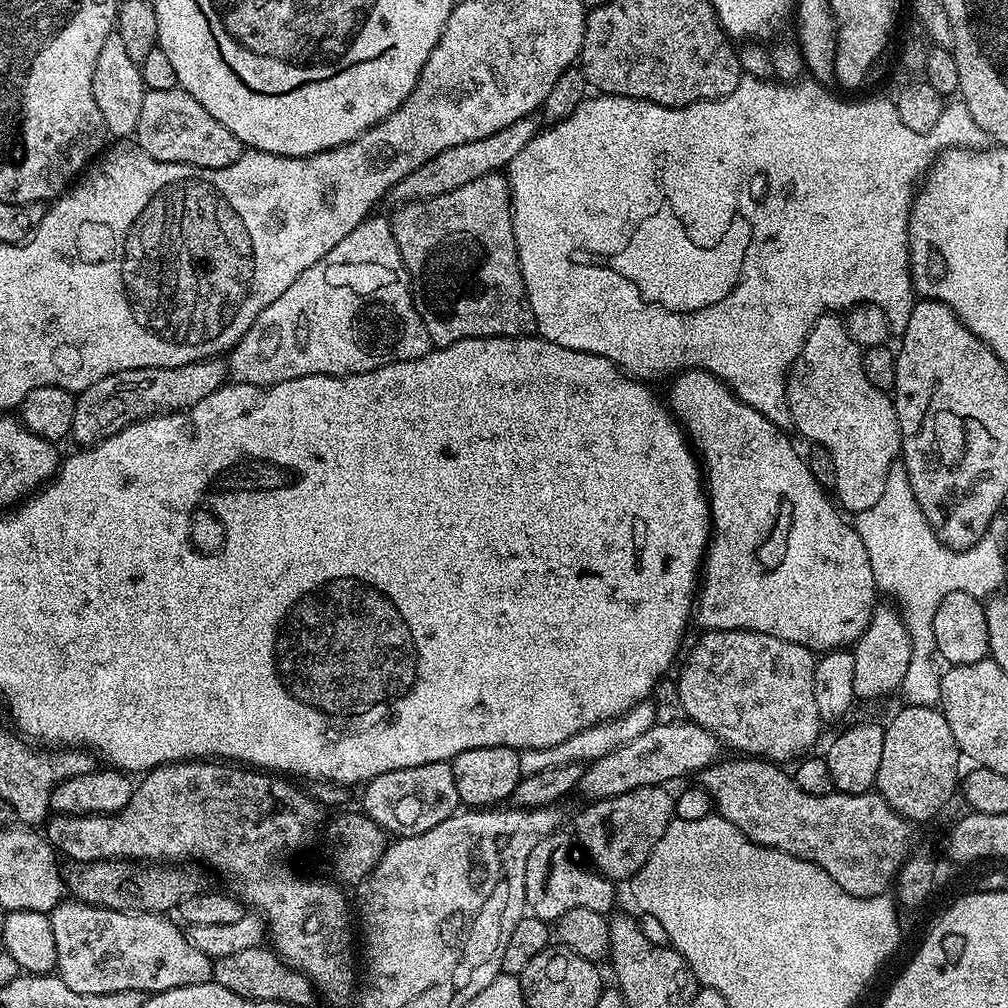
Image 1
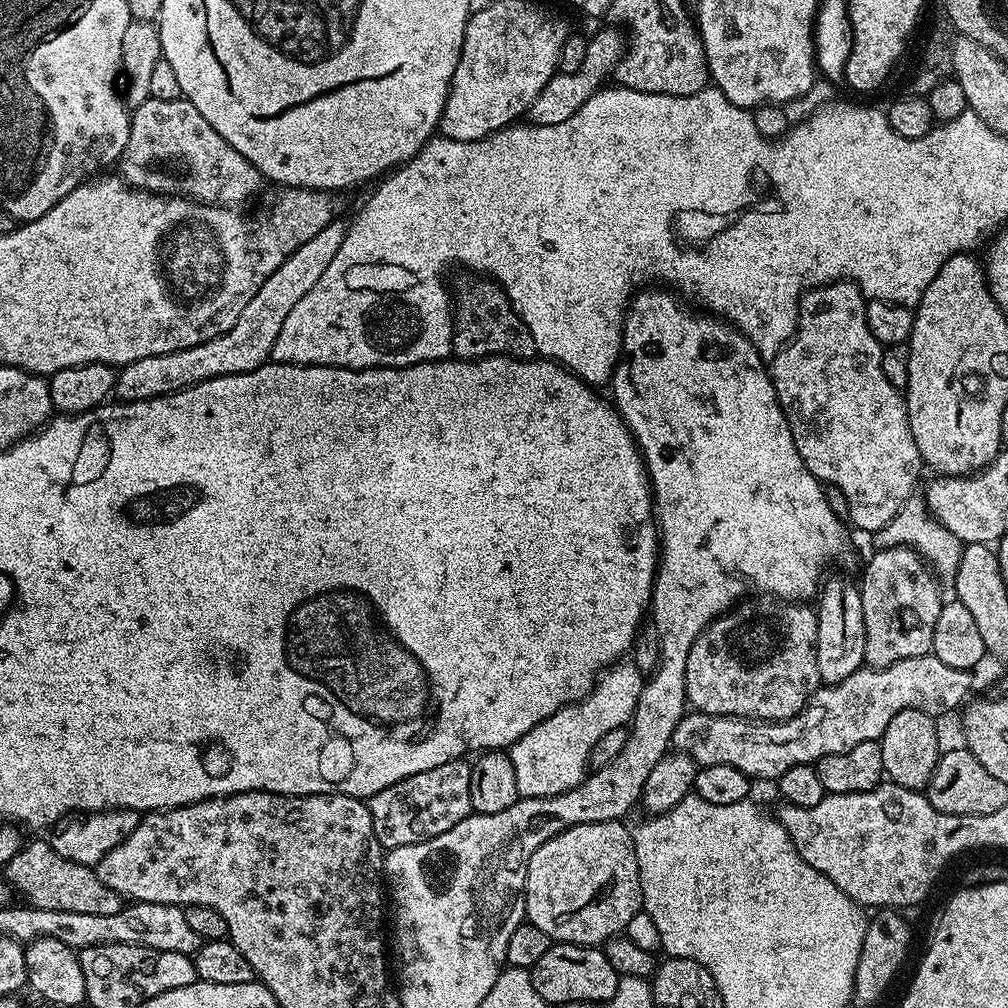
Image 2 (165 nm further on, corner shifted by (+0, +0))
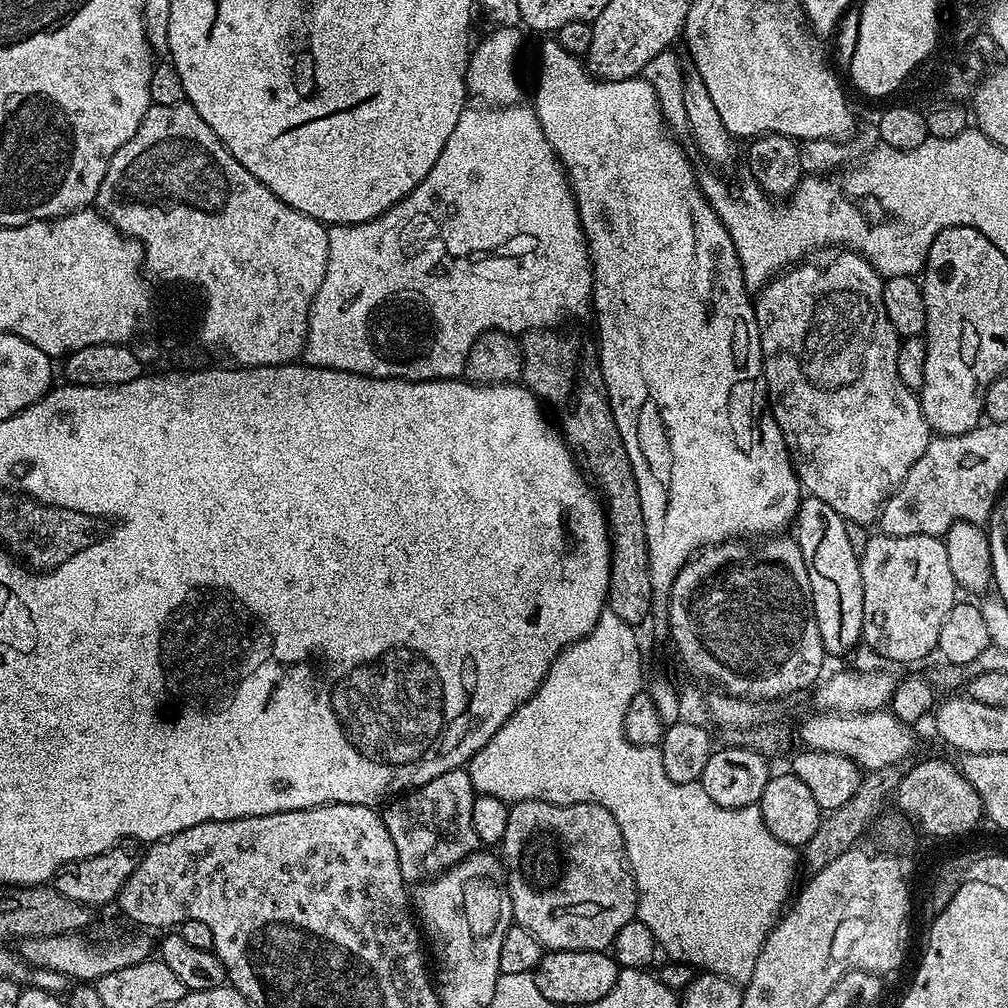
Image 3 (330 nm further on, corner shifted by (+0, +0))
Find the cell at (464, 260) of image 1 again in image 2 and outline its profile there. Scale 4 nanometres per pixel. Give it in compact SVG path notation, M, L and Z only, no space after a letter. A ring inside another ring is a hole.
M488 278L464 288L454 300L452 326L452 356L461 360L480 360L483 356L507 354L528 358L536 352L536 343L530 330L512 306L507 292Z

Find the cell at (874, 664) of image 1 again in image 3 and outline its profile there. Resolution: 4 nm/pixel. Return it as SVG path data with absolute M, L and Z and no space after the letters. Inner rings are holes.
M875 534L859 549L862 574L862 640L872 652L896 664L916 664L937 651L938 634L946 614L958 603L958 585L946 559L946 546L939 536L885 536Z

